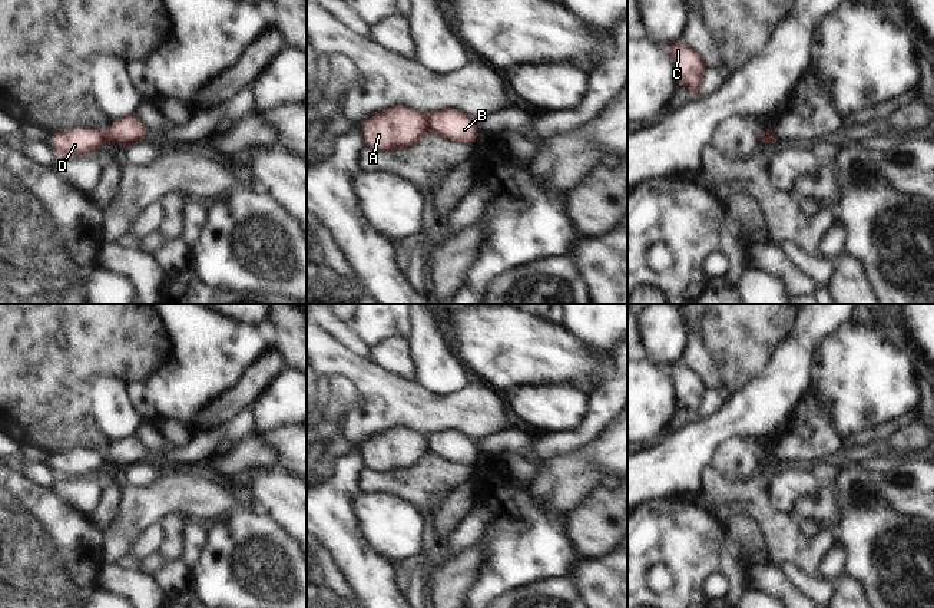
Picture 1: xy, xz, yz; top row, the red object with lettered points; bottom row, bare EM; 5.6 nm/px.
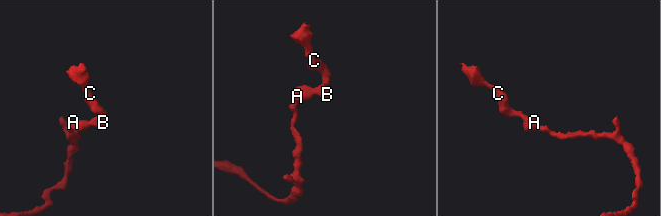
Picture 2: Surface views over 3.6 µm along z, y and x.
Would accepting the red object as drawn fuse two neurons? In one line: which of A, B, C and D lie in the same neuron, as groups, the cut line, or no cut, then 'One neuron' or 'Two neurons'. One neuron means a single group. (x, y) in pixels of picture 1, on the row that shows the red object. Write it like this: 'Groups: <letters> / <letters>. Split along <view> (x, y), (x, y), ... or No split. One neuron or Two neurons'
Groups: A D / B C. Split along xz (426, 115), (430, 129). Two neurons

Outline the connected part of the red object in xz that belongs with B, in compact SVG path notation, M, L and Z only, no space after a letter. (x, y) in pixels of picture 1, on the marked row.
M448 108L427 115L430 120L430 130L451 141L463 143L476 143L478 129L474 119L461 113L457 109Z

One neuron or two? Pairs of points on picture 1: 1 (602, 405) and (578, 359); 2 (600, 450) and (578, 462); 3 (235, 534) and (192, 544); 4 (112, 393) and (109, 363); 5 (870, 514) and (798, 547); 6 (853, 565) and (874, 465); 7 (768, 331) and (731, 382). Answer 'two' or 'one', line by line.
1: two
2: one
3: two
4: two
5: two
6: two
7: one

